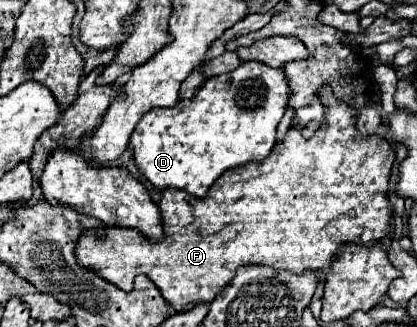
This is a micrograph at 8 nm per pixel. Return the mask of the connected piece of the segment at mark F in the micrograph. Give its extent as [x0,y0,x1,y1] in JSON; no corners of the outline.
[78,89,396,311]

